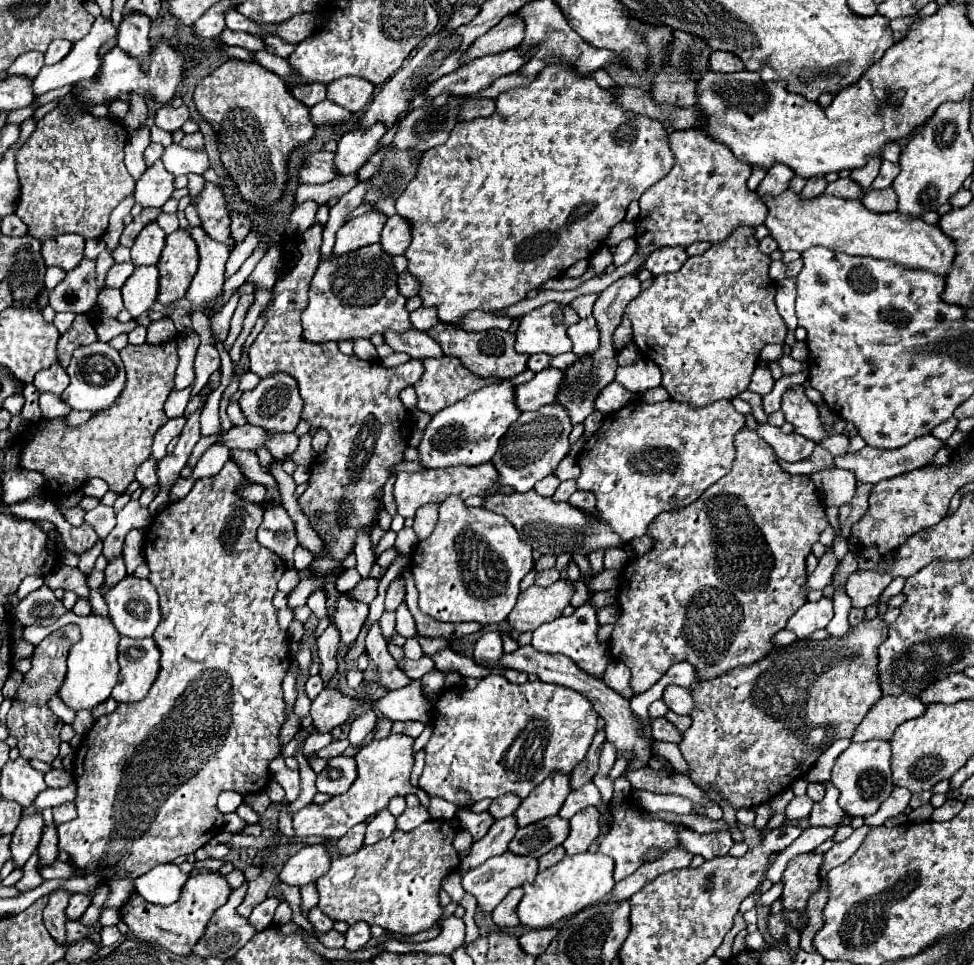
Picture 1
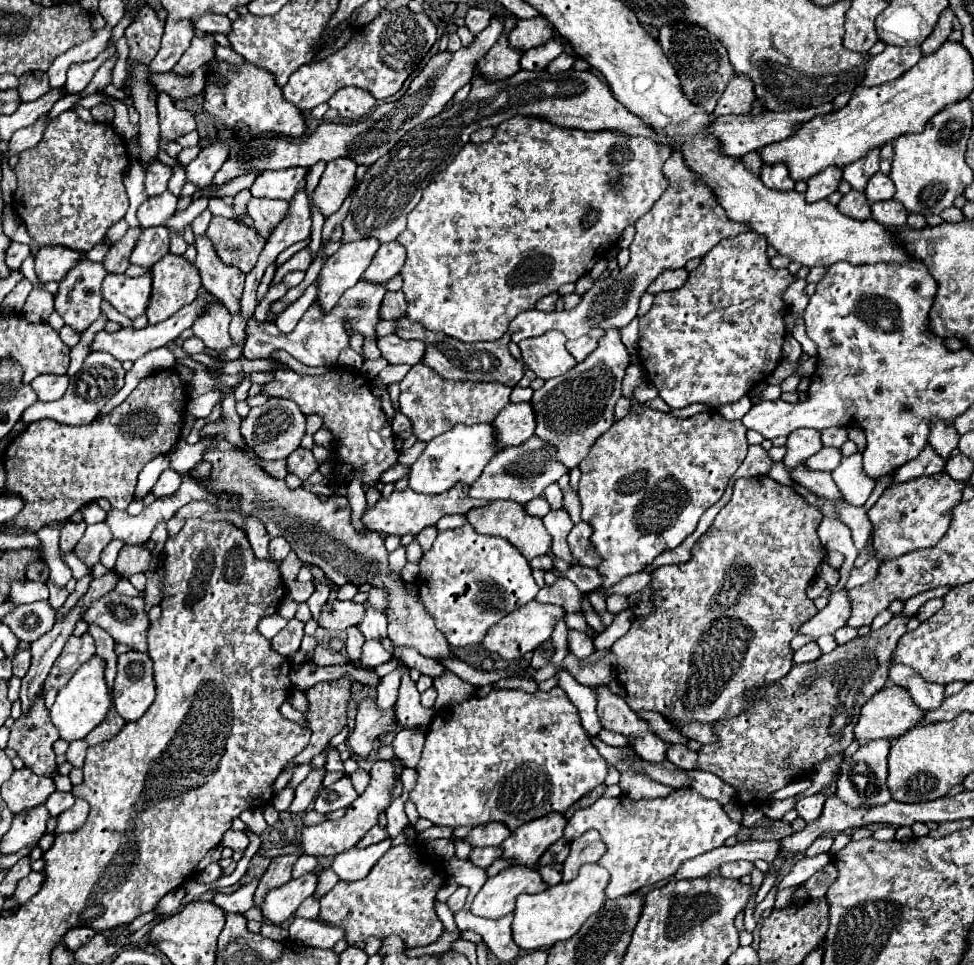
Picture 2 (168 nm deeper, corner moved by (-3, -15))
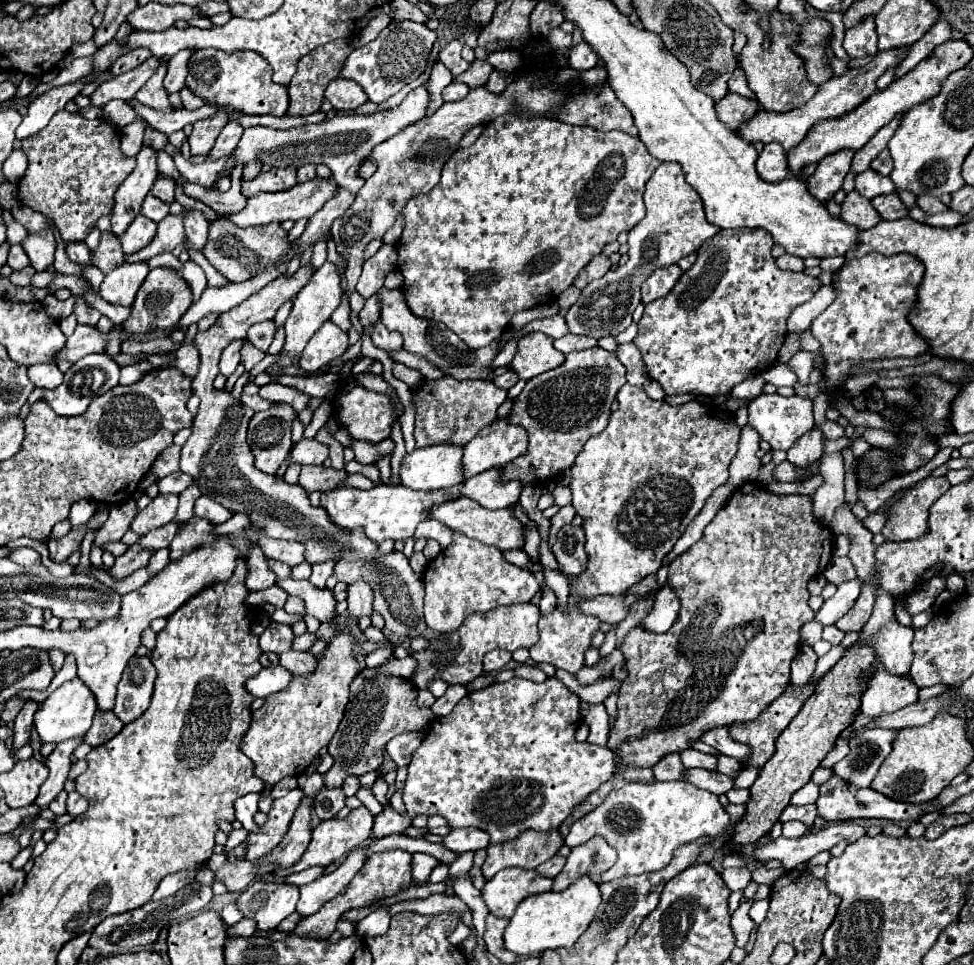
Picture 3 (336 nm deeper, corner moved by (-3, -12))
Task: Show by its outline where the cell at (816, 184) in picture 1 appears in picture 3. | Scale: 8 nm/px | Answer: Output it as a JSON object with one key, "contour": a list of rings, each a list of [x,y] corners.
{"contour":[[[841,149],[833,155],[823,157],[823,161],[817,165],[817,171],[809,179],[809,193],[813,193],[813,197],[819,201],[831,199],[841,187],[843,177],[851,167],[853,155],[853,149]]]}

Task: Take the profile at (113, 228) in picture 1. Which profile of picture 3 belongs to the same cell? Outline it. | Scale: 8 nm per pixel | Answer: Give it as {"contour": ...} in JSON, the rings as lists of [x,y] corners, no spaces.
{"contour":[[[123,263],[105,275],[99,293],[105,301],[113,305],[131,307],[135,293],[141,287],[147,273],[149,273],[147,263]]]}

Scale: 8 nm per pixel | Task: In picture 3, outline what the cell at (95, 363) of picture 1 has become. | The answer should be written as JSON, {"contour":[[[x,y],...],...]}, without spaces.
{"contour":[[[91,353],[89,357],[83,357],[81,361],[73,363],[69,367],[69,371],[65,373],[65,379],[63,383],[57,387],[57,389],[41,389],[41,387],[35,387],[33,393],[29,395],[27,403],[33,405],[35,401],[43,399],[49,403],[49,407],[57,413],[57,415],[65,415],[65,417],[73,417],[73,415],[81,415],[85,413],[85,409],[89,407],[89,403],[107,393],[109,389],[113,389],[119,381],[119,365],[115,361],[111,361],[107,355],[103,353]]]}

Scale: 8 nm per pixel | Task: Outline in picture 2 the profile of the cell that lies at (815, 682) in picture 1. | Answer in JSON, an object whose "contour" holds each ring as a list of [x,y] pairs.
{"contour":[[[893,616],[889,624],[881,630],[871,632],[867,636],[859,636],[849,644],[837,646],[833,652],[819,656],[813,662],[793,664],[787,676],[775,680],[773,684],[765,684],[759,688],[749,690],[751,708],[741,712],[739,716],[719,720],[713,724],[713,732],[717,732],[717,740],[713,744],[701,746],[697,752],[697,770],[711,772],[735,788],[735,804],[741,808],[747,806],[767,806],[771,802],[771,794],[781,790],[793,780],[809,778],[815,764],[841,754],[853,742],[853,728],[859,720],[861,708],[869,702],[869,696],[877,694],[885,688],[887,674],[889,674],[889,660],[897,646],[897,640],[905,632],[907,618]]]}

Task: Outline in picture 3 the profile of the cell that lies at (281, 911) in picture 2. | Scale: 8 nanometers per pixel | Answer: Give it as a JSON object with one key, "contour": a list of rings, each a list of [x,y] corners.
{"contour":[[[253,881],[239,895],[237,909],[243,913],[243,917],[253,919],[259,931],[271,931],[295,911],[297,899],[299,887],[295,885]]]}

